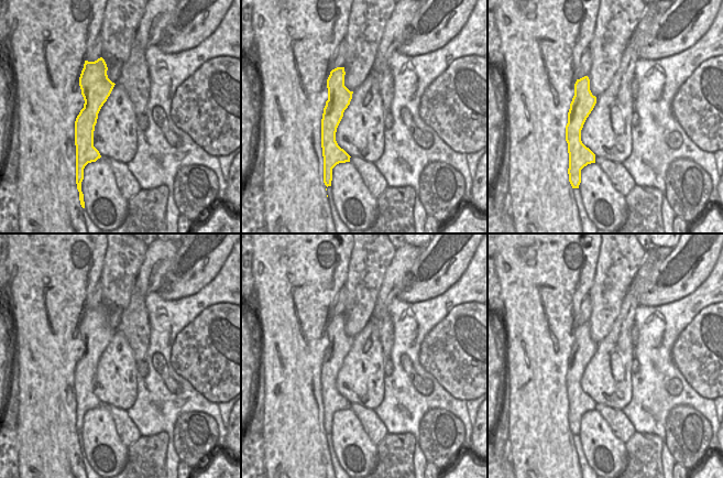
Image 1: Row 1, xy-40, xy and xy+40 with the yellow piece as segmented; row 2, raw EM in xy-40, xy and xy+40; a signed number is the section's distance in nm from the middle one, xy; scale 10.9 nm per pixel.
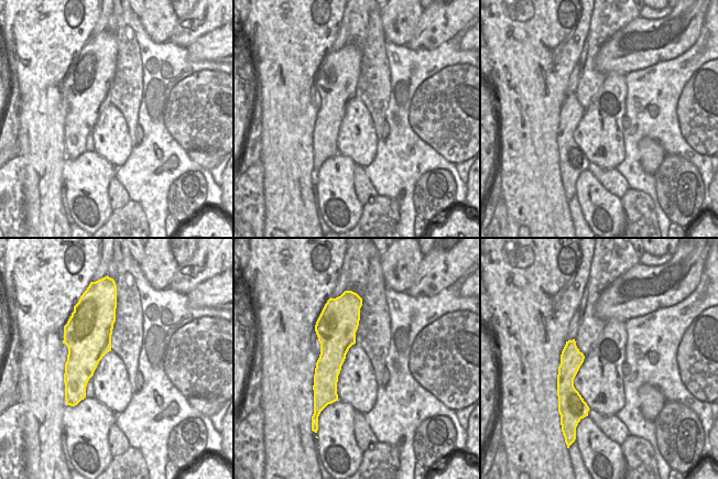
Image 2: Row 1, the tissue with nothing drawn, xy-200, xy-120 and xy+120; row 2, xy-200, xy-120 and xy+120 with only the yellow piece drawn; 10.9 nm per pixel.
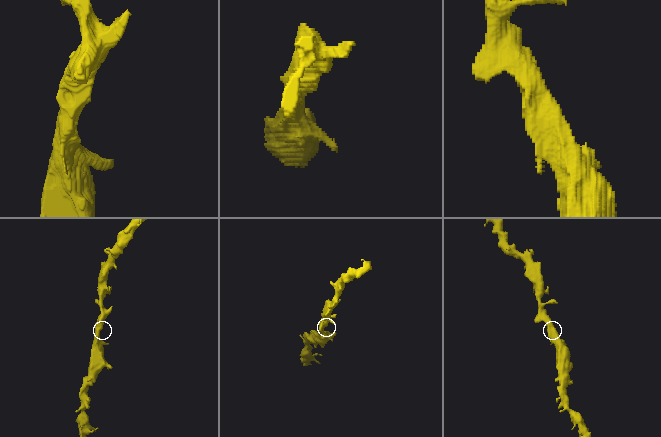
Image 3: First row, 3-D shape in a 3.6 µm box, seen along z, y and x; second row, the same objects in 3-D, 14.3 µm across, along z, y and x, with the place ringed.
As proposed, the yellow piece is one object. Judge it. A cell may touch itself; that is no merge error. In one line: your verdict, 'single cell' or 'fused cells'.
single cell

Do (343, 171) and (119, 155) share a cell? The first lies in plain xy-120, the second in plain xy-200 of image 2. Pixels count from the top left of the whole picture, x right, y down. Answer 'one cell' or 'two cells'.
two cells

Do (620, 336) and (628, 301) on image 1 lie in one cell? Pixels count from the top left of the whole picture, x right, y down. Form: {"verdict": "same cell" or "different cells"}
{"verdict": "same cell"}

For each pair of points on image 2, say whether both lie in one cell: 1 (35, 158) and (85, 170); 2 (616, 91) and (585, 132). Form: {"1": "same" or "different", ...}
{"1": "different", "2": "same"}

